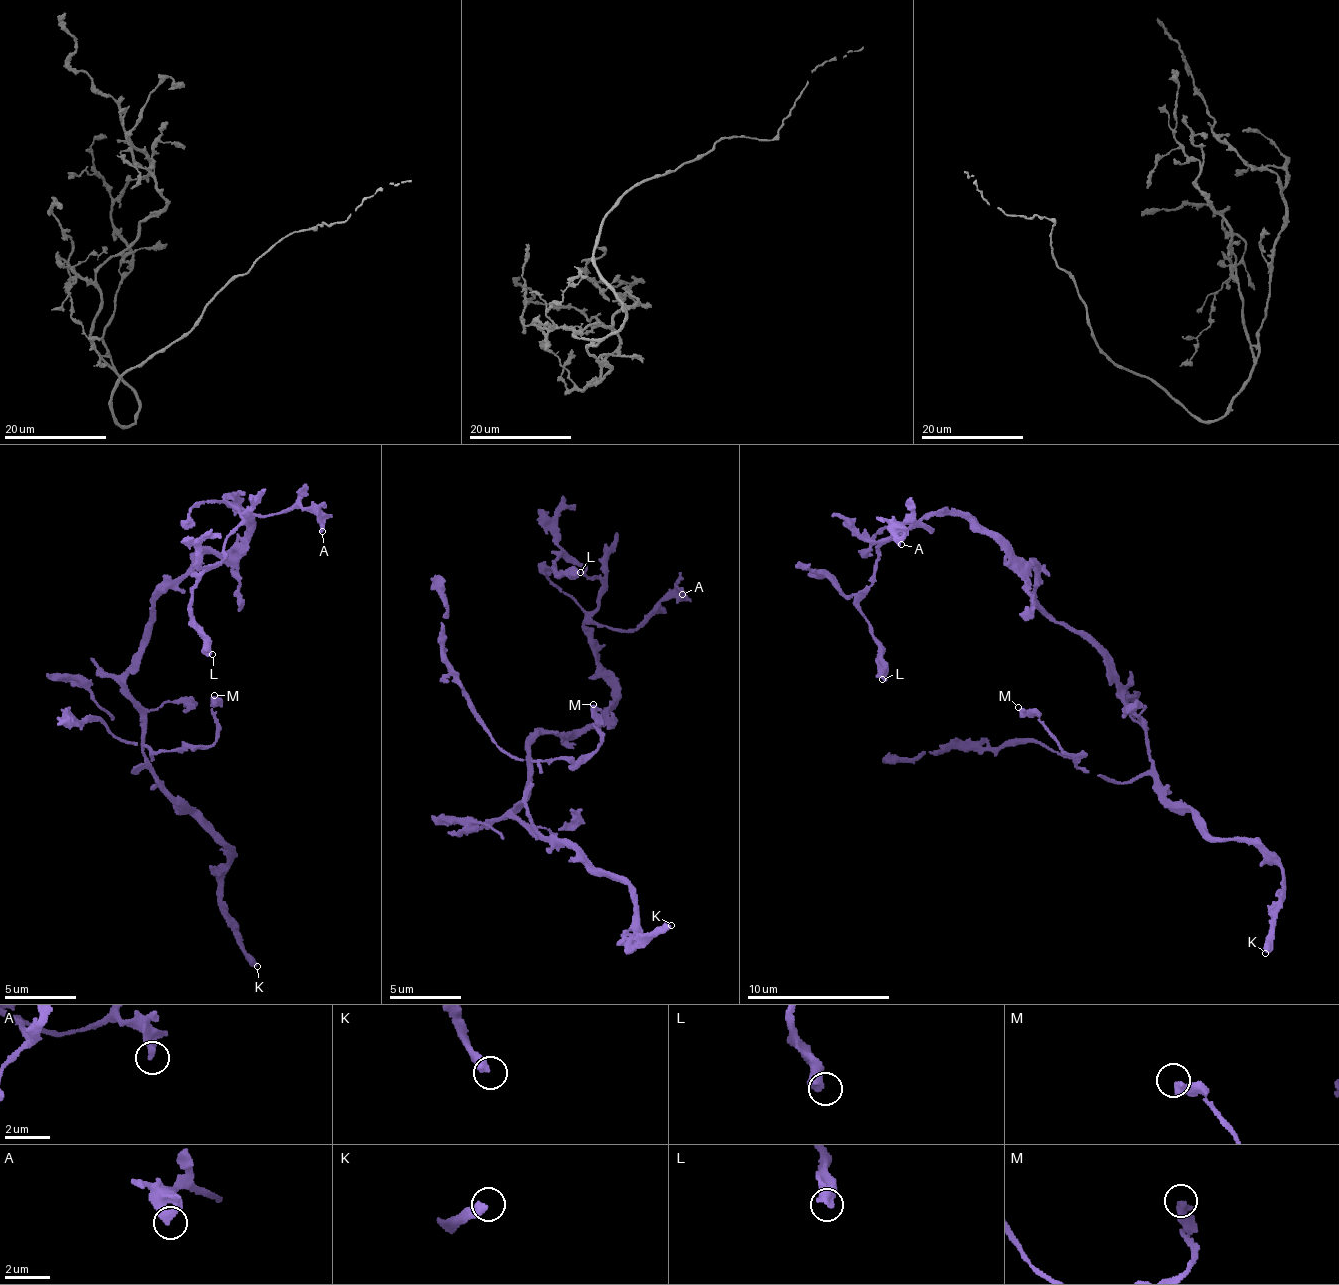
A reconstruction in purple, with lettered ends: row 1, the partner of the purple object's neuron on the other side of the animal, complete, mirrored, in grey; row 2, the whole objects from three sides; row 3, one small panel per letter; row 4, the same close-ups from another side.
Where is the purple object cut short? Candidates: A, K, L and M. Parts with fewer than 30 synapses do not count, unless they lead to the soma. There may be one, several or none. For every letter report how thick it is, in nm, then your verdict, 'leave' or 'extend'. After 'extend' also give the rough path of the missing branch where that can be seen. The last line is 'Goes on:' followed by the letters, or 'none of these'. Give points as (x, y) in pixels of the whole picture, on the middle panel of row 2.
A: 340 nm thick; leave
K: 400 nm thick; extend
L: 500 nm thick; leave
M: 440 nm thick; leave
Goes on: K

